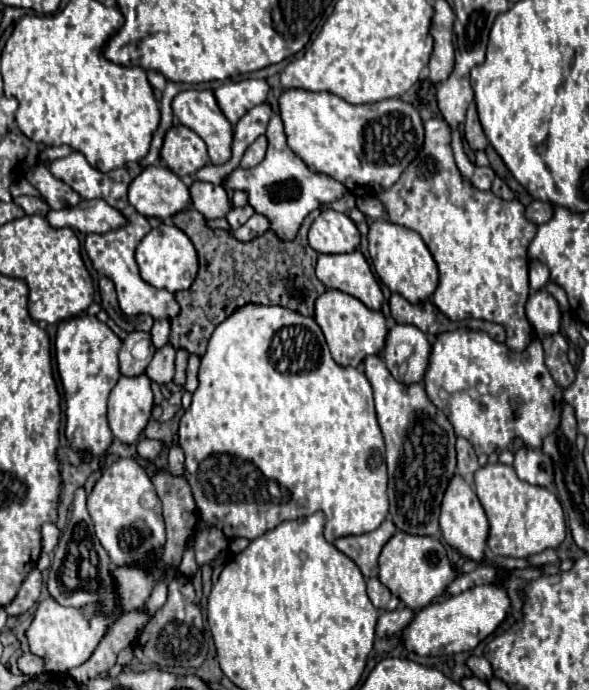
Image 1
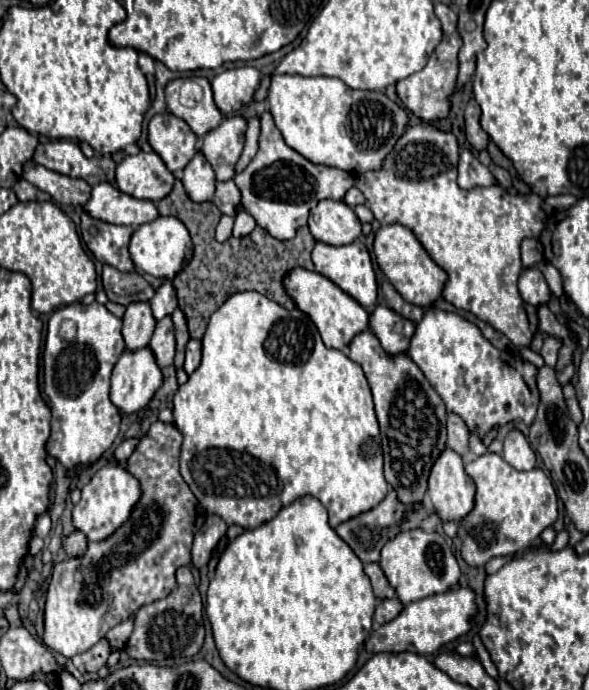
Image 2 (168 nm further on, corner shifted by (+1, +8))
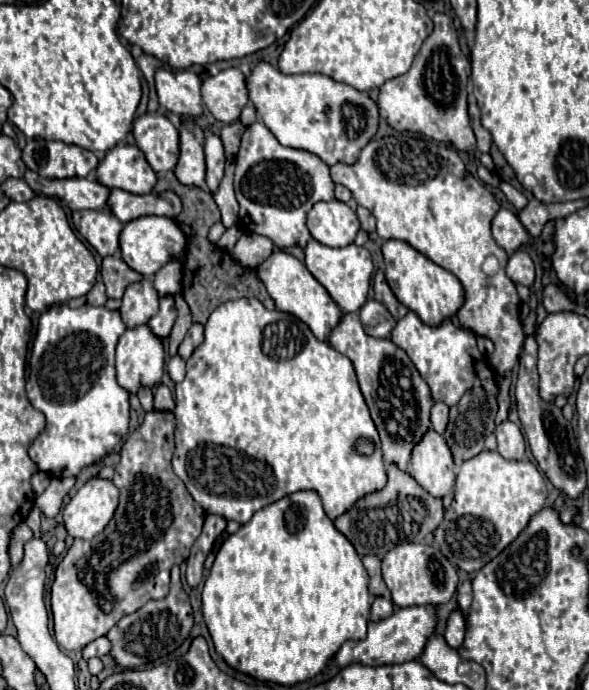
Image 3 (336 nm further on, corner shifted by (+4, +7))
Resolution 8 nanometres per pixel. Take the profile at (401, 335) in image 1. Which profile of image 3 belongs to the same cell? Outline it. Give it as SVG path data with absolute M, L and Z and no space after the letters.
M370 299L362 305L360 321L364 325L364 331L372 337L390 337L390 331L396 325L396 319L376 299Z

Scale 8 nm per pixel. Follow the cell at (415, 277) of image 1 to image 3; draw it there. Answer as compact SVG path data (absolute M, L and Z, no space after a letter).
M384 241L382 245L382 255L384 255L384 271L388 285L392 293L396 293L398 301L414 311L426 325L440 325L440 321L452 319L460 305L464 305L464 287L460 281L440 265L432 263L428 257L412 249L404 241Z

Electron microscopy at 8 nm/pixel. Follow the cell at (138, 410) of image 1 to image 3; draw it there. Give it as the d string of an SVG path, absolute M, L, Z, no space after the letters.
M148 325L128 327L116 345L118 383L136 393L142 385L154 387L164 373L164 345Z

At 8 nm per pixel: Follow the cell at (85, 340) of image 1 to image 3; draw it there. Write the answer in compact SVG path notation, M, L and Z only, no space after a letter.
M54 305L40 315L30 355L30 375L26 381L30 403L46 417L44 431L30 445L30 457L40 471L56 477L74 477L84 467L104 459L124 441L130 425L130 393L118 385L114 369L114 347L124 331L126 325L120 311L110 311L106 307L82 305L70 309L68 305Z

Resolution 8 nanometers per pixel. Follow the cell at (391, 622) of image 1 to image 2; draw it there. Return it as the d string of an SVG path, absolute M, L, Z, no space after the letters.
M389 598L389 600L381 600L375 608L375 622L381 626L381 624L387 624L391 622L399 612L403 610L403 604L399 598Z

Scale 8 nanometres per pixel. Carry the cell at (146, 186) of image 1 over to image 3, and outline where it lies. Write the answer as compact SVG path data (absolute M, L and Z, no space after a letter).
M120 143L104 155L96 167L96 179L106 187L140 195L150 193L156 185L156 173L146 163L144 153L128 143Z

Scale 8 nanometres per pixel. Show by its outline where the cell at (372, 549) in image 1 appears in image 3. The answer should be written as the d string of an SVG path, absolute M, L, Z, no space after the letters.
M388 465L388 483L382 489L360 497L346 513L342 513L334 521L334 525L348 537L360 557L376 555L382 559L384 553L400 543L422 543L426 535L440 525L442 515L442 499L432 497L428 491L424 491L414 481L414 477L410 473L404 473L398 465Z

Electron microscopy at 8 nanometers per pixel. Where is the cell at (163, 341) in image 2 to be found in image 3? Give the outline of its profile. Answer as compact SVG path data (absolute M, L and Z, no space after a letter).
M160 297L160 309L158 313L148 321L152 331L158 337L168 337L172 325L176 319L176 307L174 307L174 297Z

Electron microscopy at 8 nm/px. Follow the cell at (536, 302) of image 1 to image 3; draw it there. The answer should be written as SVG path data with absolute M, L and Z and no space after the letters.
M524 249L514 251L508 257L508 265L506 265L506 273L514 283L522 283L526 287L530 287L534 283L534 263L530 259L530 255Z

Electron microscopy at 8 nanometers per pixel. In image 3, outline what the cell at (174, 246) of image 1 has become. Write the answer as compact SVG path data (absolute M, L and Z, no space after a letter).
M156 215L138 217L128 221L120 233L122 259L144 277L152 277L170 259L178 259L182 249L184 249L184 233L180 233L180 227L170 217L156 217Z

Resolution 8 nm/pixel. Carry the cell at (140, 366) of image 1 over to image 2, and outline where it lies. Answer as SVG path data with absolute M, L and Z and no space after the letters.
M135 302L135 304L127 306L127 312L123 316L125 348L131 350L131 352L147 348L147 344L153 336L155 324L157 322L155 322L147 302Z

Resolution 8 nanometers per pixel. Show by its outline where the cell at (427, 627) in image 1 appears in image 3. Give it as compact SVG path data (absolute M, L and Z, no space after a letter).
M432 605L424 607L406 607L396 609L392 617L386 617L384 621L370 621L368 623L368 637L364 641L346 641L332 657L332 661L338 667L346 667L352 663L360 665L388 665L388 663L406 663L412 659L418 659L422 655L422 649L428 641L428 637L434 633L436 627L436 609Z

